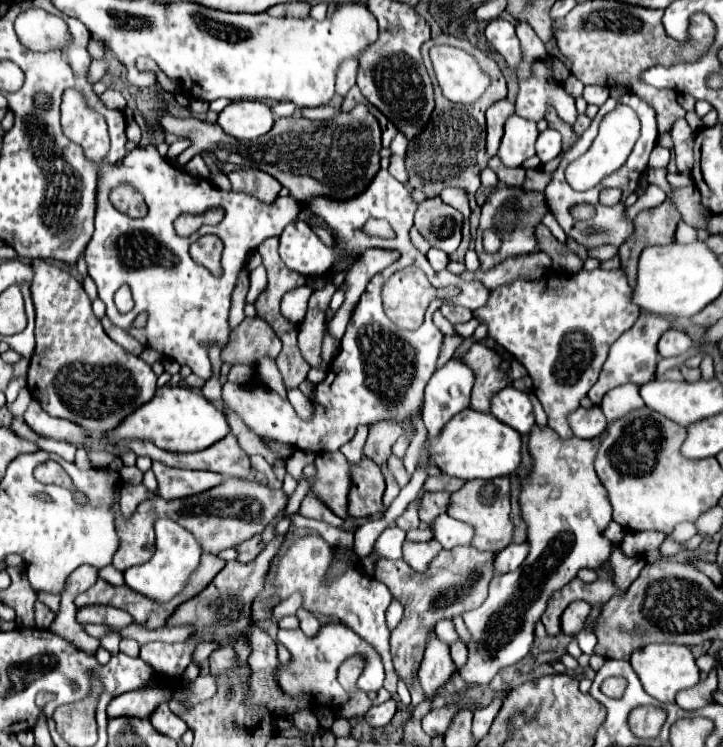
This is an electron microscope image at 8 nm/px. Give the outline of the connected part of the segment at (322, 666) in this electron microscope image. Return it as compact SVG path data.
M343 624L323 626L315 638L307 638L301 630L281 630L279 628L277 642L281 642L293 654L291 664L281 666L279 670L279 684L289 694L311 694L317 704L339 708L341 704L349 700L349 694L337 682L337 668L345 658L353 654L363 654L367 658L365 672L359 678L359 690L377 692L383 686L383 662L381 662L379 652L373 650L373 646L369 646L363 638L359 638L353 630L349 630Z

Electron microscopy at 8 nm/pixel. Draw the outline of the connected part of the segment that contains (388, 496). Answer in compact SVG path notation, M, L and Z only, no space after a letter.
M383 470L383 474L385 474L385 480L387 480L387 490L385 490L385 496L383 496L383 506L385 506L383 514L385 514L385 512L389 510L389 506L391 506L391 502L397 498L399 486L397 486L397 482L387 474L387 470Z

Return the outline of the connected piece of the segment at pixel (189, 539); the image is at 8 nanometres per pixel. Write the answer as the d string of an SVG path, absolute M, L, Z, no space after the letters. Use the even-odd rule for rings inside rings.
M167 518L155 520L155 548L157 548L155 556L149 562L145 562L141 566L133 566L131 570L125 570L125 584L131 590L147 596L155 604L165 604L187 586L189 576L199 566L203 548L195 540L195 536L189 534L189 530L185 530L183 526L179 526L177 522L167 520Z

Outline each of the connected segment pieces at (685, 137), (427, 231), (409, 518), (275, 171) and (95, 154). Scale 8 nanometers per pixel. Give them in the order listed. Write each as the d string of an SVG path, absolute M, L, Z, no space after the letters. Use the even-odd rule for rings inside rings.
M685 118L675 120L675 124L671 126L671 138L675 144L675 160L679 166L679 172L689 174L693 168L693 138L695 132L687 126Z
M429 198L419 204L415 214L415 228L433 246L447 254L455 252L461 242L463 214L447 206L441 198Z
M411 502L411 504L407 506L407 510L397 518L397 526L399 526L399 528L415 528L415 526L419 524L417 506L419 506L419 502Z
M365 104L355 106L349 114L341 112L333 120L307 120L299 112L289 118L279 118L269 134L243 142L225 134L217 124L207 124L197 118L173 118L161 116L161 124L169 134L191 140L191 146L179 154L177 166L185 166L195 154L203 150L213 152L221 162L231 162L239 168L255 168L273 176L285 186L291 196L305 206L311 198L325 196L331 200L349 200L367 190L375 174L379 172L381 128L375 116Z
M65 90L61 102L61 126L63 134L83 146L87 158L99 162L103 158L103 132L107 132L105 118L89 108L85 96L79 90Z

